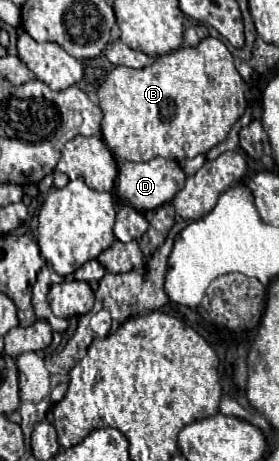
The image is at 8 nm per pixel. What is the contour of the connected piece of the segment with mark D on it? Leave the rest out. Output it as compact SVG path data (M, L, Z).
M156 157L144 163L122 161L118 169L118 197L122 197L122 201L130 203L138 211L158 209L160 205L172 201L172 197L184 187L184 181L186 181L186 175L178 165L178 161L170 161L164 157Z

